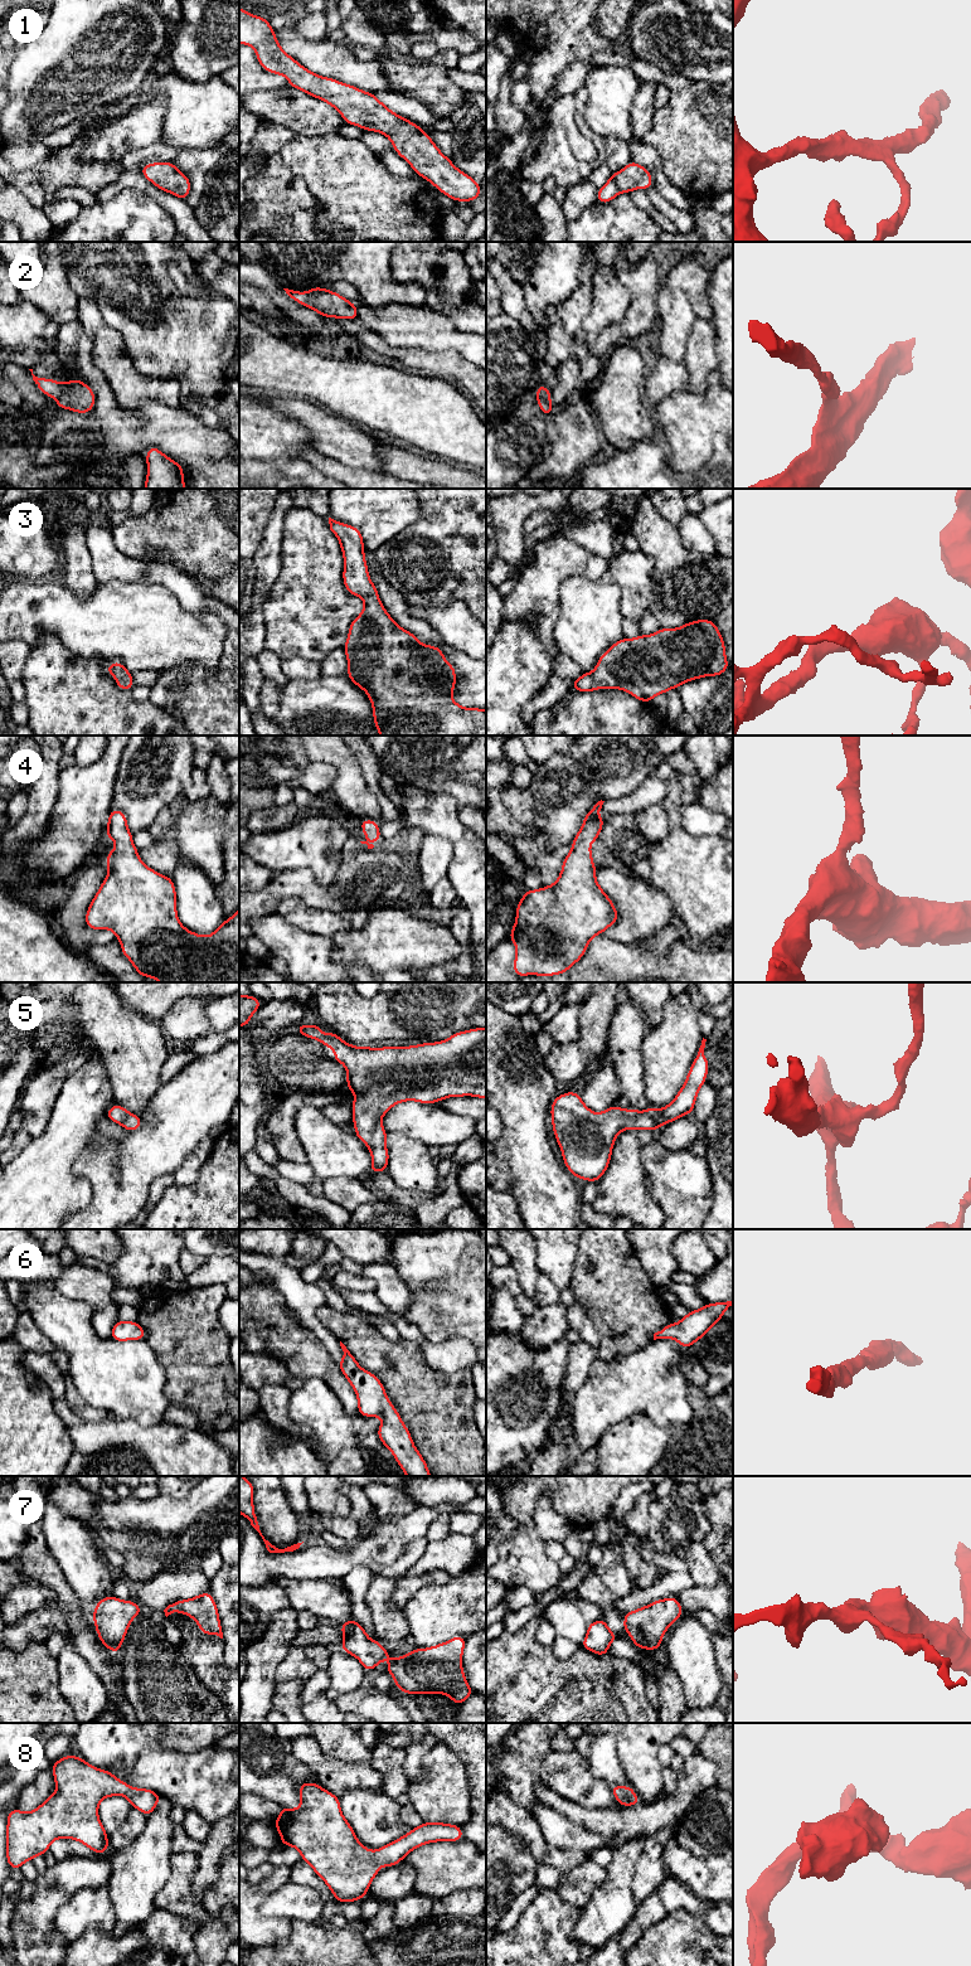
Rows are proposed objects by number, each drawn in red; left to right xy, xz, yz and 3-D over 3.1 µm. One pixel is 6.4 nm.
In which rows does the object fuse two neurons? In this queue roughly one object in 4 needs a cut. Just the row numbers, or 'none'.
none

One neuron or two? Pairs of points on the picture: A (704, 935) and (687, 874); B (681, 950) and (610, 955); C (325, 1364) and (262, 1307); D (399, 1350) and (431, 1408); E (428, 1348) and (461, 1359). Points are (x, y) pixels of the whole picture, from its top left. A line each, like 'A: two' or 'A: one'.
A: one
B: one
C: one
D: one
E: one

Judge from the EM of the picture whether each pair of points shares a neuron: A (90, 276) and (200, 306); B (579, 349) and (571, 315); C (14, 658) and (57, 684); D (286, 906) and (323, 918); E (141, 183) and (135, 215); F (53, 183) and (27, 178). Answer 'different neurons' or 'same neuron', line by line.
A: same neuron
B: different neurons
C: different neurons
D: same neuron
E: different neurons
F: different neurons

